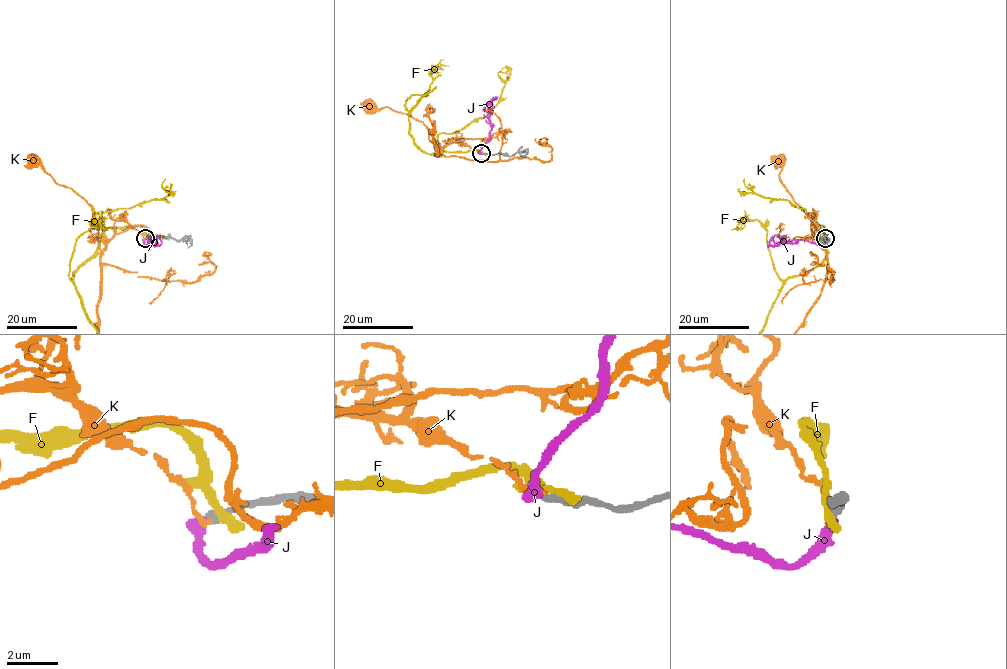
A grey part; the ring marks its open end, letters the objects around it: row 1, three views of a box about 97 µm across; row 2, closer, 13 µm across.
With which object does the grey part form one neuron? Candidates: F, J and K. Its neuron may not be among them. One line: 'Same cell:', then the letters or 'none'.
Same cell: J

